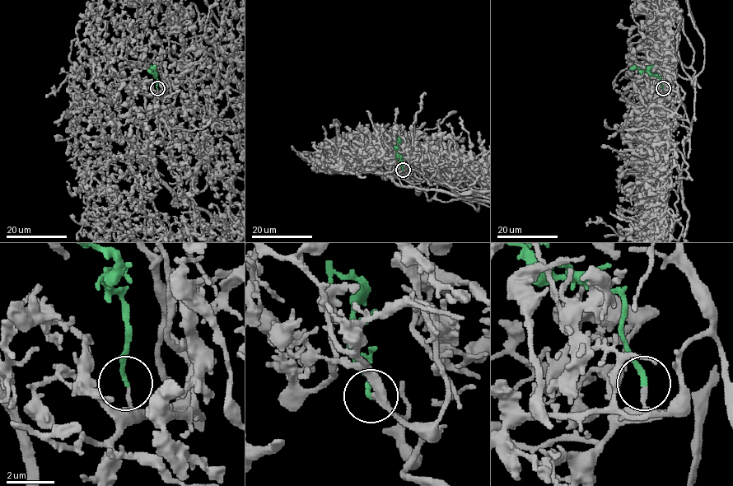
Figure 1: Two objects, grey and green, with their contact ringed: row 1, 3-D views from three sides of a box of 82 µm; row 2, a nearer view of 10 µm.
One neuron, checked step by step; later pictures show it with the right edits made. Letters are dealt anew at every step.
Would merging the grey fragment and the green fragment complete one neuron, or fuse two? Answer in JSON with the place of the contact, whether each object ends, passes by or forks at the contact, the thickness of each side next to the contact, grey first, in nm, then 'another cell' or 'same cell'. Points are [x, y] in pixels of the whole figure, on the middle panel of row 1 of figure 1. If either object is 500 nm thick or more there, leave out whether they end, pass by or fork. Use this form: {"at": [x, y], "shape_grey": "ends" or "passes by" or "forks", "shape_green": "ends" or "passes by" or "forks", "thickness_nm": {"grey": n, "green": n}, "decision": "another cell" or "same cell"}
{"at": [403, 170], "shape_grey": "ends", "shape_green": "ends", "thickness_nm": {"grey": 160, "green": 190}, "decision": "same cell"}

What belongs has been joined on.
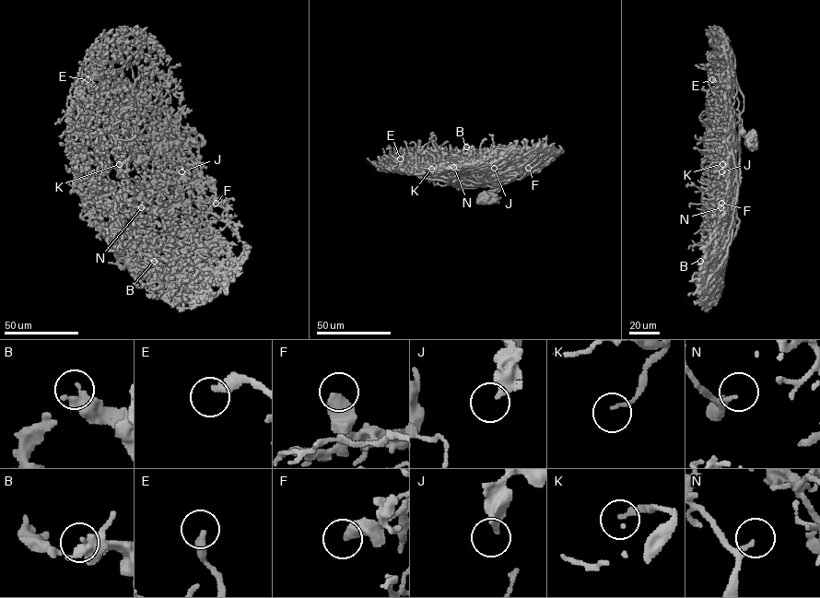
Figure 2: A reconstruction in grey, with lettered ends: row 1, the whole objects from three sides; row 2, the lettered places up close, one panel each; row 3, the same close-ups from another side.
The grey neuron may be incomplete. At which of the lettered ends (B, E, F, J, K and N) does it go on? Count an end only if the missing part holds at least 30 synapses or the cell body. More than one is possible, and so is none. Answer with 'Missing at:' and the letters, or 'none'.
Missing at: E, K, N

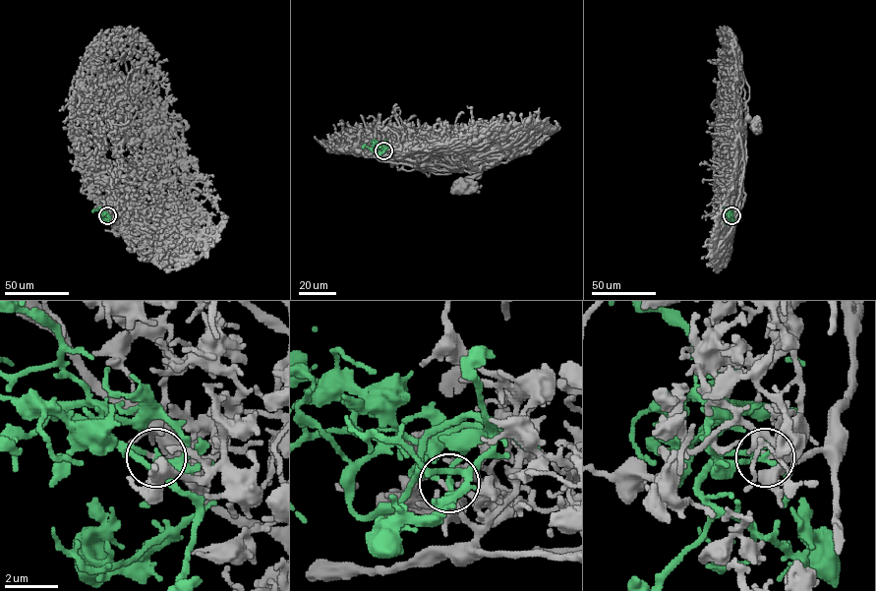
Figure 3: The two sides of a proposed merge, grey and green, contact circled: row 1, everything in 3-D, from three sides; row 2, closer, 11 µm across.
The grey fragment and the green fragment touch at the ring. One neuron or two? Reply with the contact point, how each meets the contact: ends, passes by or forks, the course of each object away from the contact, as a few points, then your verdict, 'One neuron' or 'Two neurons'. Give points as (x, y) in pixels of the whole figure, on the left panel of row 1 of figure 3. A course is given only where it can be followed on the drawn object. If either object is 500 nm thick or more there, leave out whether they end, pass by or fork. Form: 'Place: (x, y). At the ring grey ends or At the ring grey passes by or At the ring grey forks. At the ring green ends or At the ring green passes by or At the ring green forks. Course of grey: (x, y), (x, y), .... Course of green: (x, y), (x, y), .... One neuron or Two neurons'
Place: (107, 215). At the ring grey ends. At the ring green passes by. Course of grey: (107, 215), (110, 204), (135, 195), (143, 184), (143, 174), (156, 164), (159, 132), (170, 118), (163, 124). Course of green: (107, 215), (96, 209), (92, 212). One neuron

